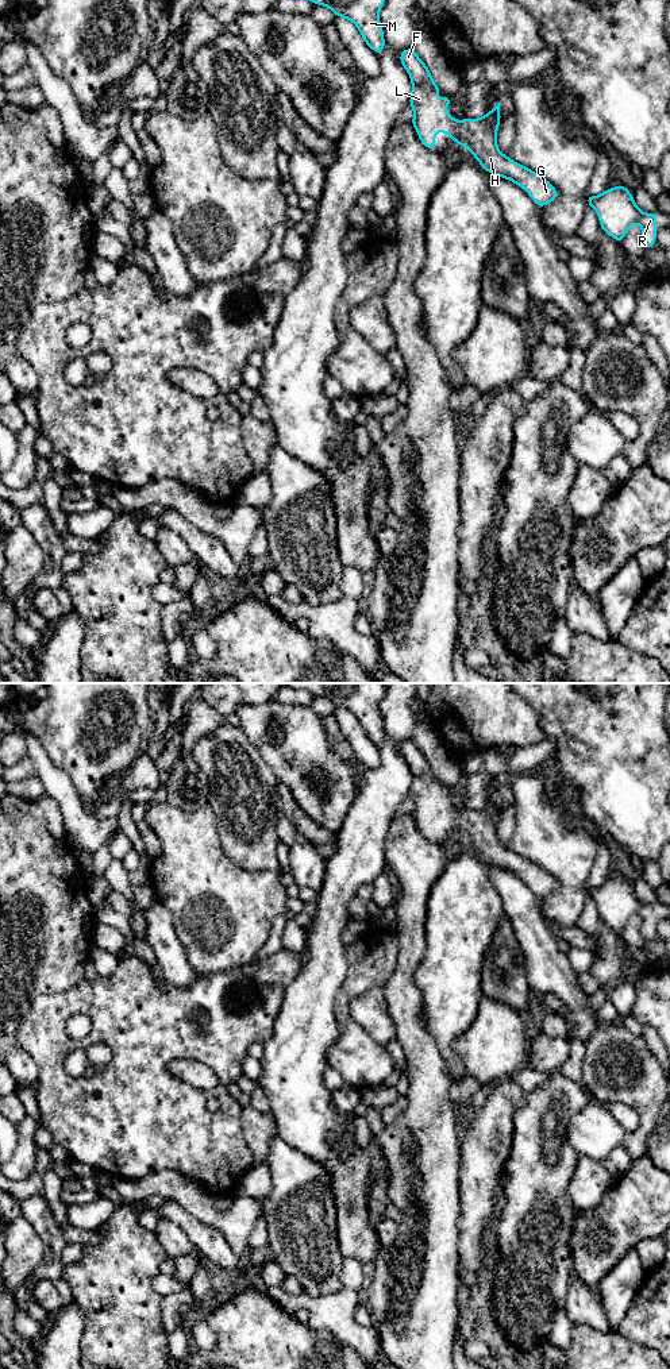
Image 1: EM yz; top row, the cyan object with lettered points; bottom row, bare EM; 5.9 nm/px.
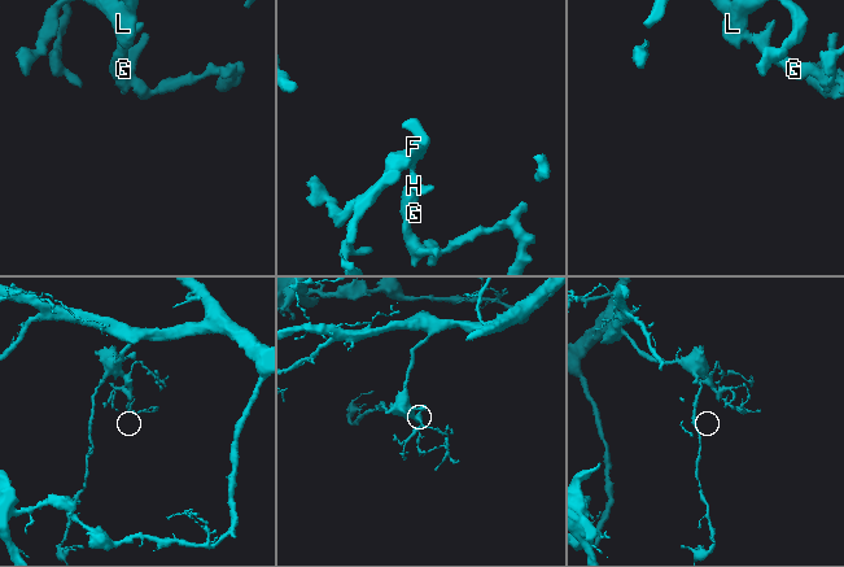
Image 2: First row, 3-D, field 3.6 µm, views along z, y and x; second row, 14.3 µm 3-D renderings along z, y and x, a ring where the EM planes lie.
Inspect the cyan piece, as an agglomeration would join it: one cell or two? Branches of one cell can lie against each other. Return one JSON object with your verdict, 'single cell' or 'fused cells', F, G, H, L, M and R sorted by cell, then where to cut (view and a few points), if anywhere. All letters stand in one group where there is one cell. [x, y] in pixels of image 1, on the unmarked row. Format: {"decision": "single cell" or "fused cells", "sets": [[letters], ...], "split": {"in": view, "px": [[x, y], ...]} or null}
{"decision": "single cell", "sets": [["F", "G", "H", "L", "M", "R"]], "split": null}

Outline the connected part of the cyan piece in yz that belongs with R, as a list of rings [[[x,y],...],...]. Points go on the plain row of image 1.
[[[624,876],[604,882],[600,887],[586,887],[588,896],[597,903],[601,921],[621,933],[632,915],[642,917],[642,936],[651,940],[656,932],[656,905],[642,903]]]

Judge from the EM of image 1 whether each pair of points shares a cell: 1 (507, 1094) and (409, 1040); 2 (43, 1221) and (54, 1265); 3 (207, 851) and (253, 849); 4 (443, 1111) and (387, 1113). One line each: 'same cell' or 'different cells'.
1: different cells
2: same cell
3: different cells
4: different cells

